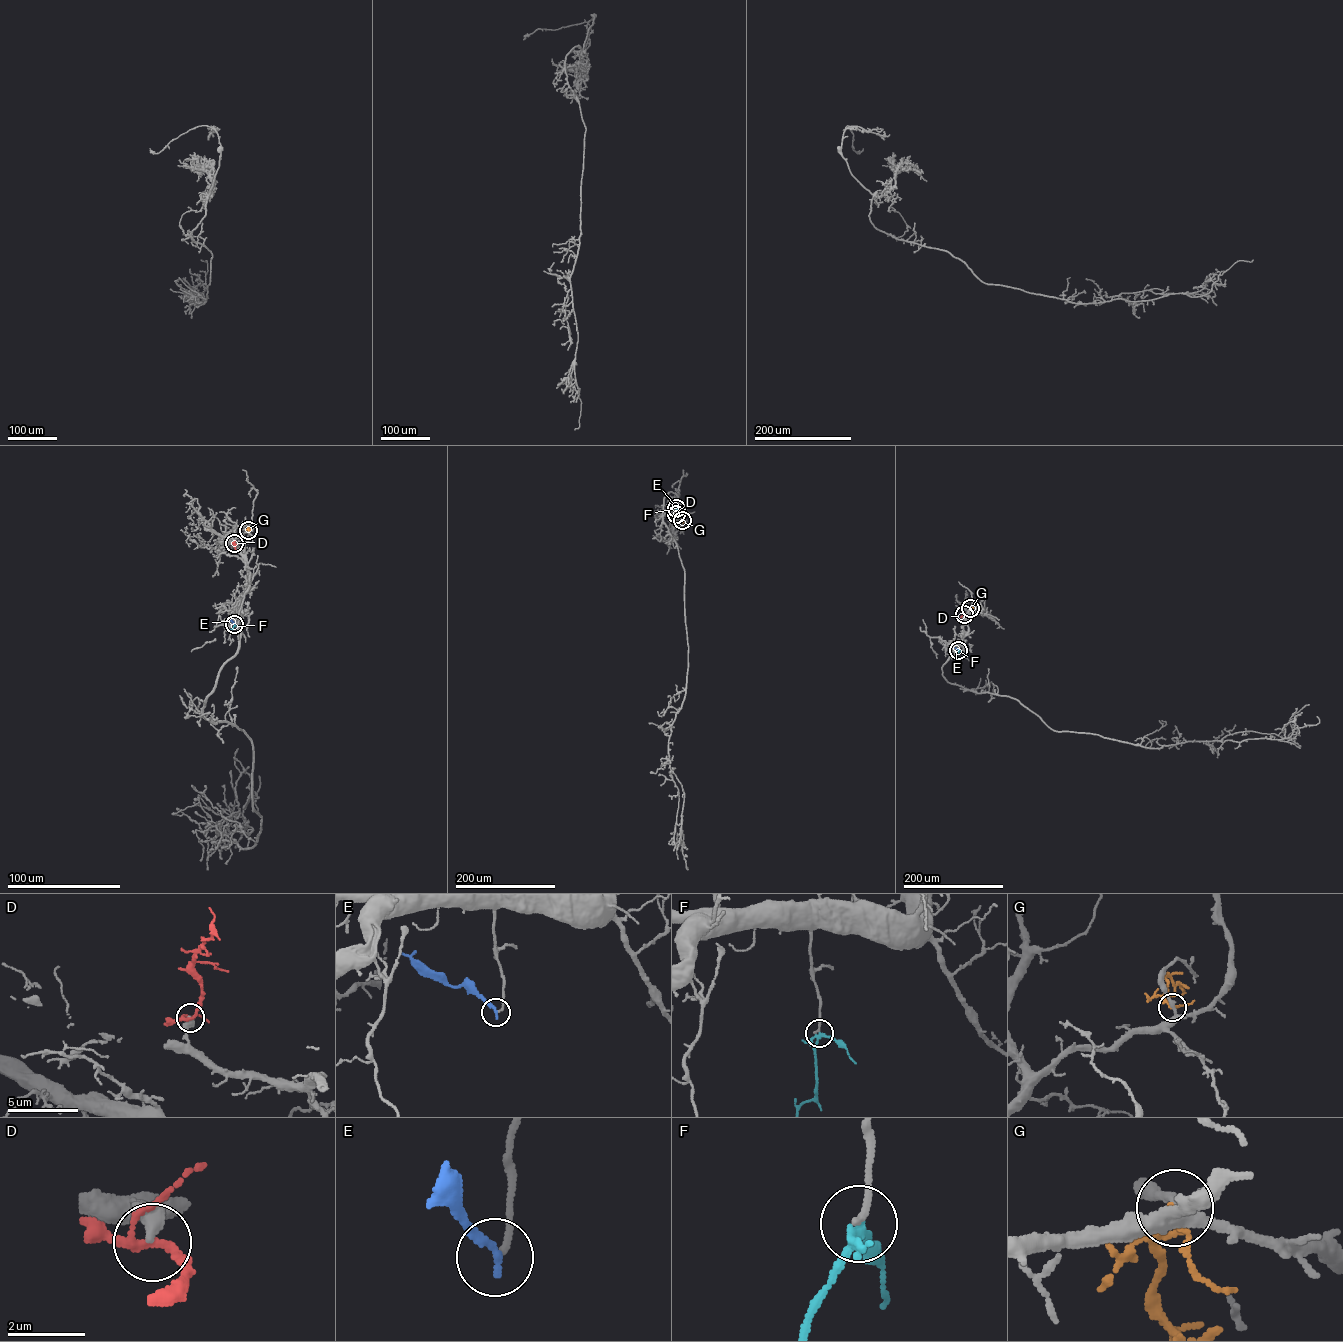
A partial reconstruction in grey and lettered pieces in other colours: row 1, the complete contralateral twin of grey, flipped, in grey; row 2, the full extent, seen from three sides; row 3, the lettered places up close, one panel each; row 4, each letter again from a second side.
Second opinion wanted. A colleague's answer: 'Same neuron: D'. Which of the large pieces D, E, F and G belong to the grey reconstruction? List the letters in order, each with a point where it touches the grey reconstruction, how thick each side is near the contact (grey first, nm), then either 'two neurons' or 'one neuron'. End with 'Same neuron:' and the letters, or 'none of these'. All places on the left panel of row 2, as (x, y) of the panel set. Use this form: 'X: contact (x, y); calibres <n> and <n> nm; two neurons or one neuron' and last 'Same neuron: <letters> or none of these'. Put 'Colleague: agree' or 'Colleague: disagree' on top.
Colleague: disagree
D: contact (234, 543); calibres 380 and 200 nm; two neurons
E: contact (234, 624); calibres 140 and 240 nm; two neurons
F: contact (234, 624); calibres 170 and 170 nm; one neuron
G: contact (248, 530); calibres 200 and 200 nm; two neurons
Same neuron: F

